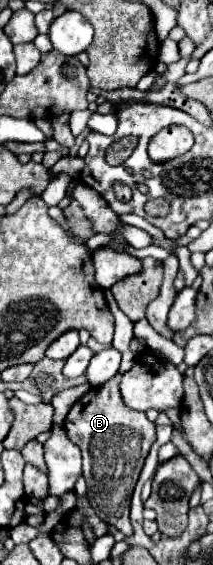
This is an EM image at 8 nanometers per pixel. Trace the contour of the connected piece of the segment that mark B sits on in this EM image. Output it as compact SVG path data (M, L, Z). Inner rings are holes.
M117 373L101 387L93 387L81 401L77 401L67 419L65 429L75 445L83 451L83 475L89 485L107 489L107 517L105 521L117 527L125 537L133 535L129 521L129 505L135 483L139 479L143 461L155 443L155 423L151 423L143 411L129 409L119 393L121 375Z

